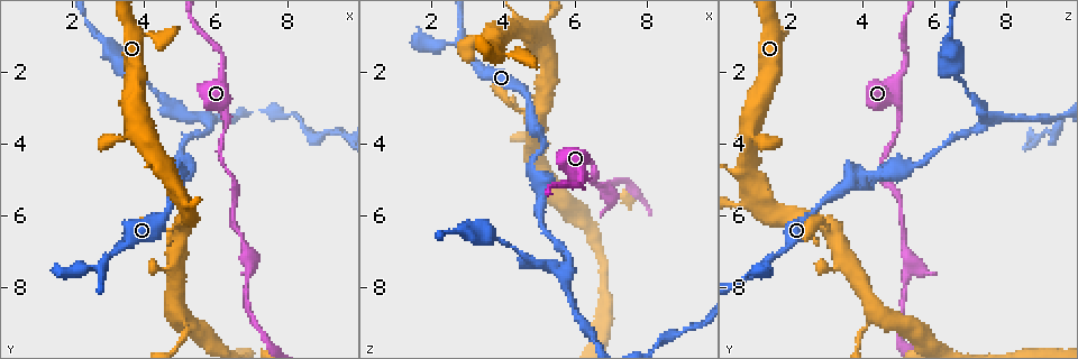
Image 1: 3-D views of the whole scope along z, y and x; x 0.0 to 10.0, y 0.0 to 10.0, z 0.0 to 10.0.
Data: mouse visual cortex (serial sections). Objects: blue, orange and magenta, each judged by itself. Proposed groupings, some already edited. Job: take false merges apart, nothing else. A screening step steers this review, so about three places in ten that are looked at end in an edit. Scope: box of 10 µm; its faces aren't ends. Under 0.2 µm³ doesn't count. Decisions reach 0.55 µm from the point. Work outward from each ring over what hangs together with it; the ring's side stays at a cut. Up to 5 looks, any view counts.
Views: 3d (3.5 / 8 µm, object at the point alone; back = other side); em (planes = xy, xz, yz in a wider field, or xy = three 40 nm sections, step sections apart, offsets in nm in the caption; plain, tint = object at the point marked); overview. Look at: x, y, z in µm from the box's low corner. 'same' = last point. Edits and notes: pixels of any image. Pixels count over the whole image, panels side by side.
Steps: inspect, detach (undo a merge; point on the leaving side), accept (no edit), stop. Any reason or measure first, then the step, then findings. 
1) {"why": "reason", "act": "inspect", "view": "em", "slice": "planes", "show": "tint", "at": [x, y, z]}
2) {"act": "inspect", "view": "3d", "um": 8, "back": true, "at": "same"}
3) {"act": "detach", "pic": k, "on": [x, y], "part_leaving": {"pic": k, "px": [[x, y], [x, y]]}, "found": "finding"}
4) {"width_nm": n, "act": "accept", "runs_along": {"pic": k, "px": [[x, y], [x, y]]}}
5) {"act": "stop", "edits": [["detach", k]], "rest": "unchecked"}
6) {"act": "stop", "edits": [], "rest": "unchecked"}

{"act": "inspect", "view": "3d", "um": 3.5, "at": [5.10, 4.80, 3.90]}

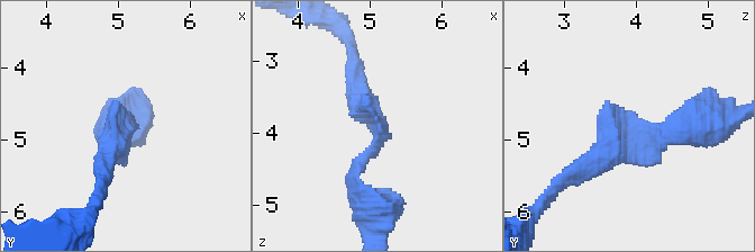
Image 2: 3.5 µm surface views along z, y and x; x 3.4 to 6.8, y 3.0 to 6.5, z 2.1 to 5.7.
{"why": "need the tissue", "act": "inspect", "view": "em", "slice": "planes", "show": "tint", "at": [5.15, 4.85, 3.90]}

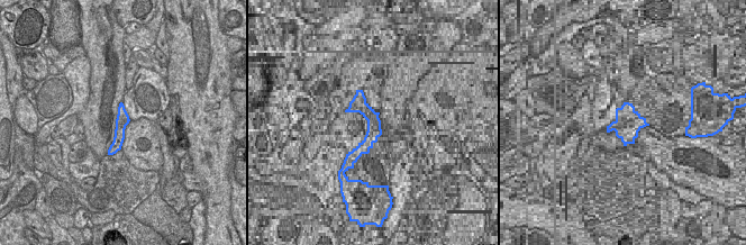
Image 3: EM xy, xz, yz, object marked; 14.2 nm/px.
{"act": "accept", "runs_along": {"pic": 3, "px": [[121, 108], [118, 142], [110, 152]]}, "found": "continuous, no second cell"}

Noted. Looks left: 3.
{"why": "sharp bend", "act": "inspect", "view": "3d", "um": 8, "at": [6.35, 3.45, 5.00]}

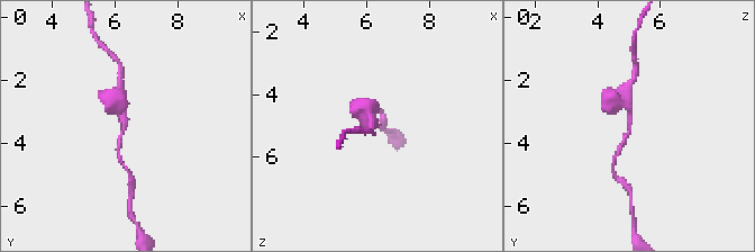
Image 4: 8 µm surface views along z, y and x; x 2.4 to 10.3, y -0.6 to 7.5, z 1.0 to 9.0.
{"why": "now the EM", "act": "inspect", "view": "em", "slice": "xy", "step": 2, "show": "tint", "at": "same"}

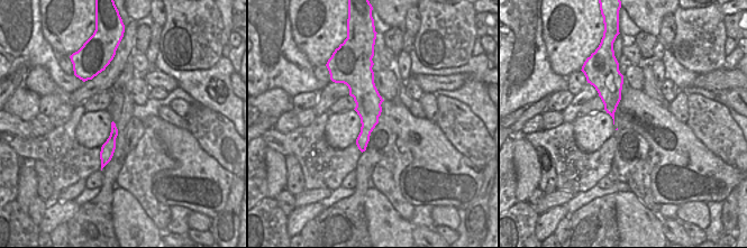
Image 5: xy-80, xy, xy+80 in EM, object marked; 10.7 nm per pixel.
{"width_nm": 280, "act": "accept", "runs_along": {"pic": 4, "px": [[117, 102], [124, 122], [118, 152]]}, "found": "continuous, no second cell"}

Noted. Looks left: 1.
{"act": "stop", "edits": [], "rest": "unchecked"}

